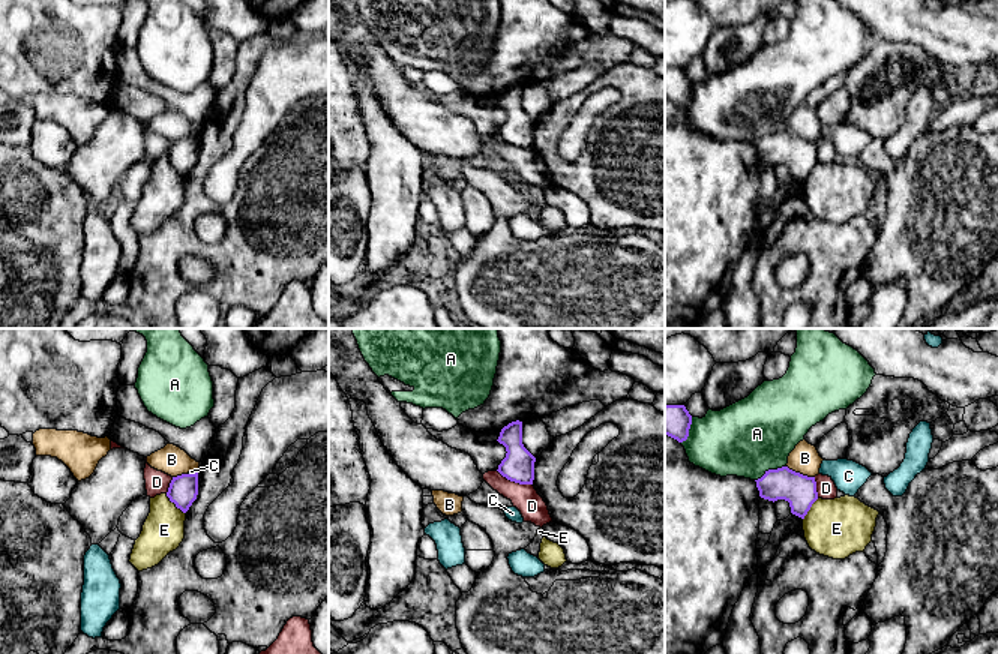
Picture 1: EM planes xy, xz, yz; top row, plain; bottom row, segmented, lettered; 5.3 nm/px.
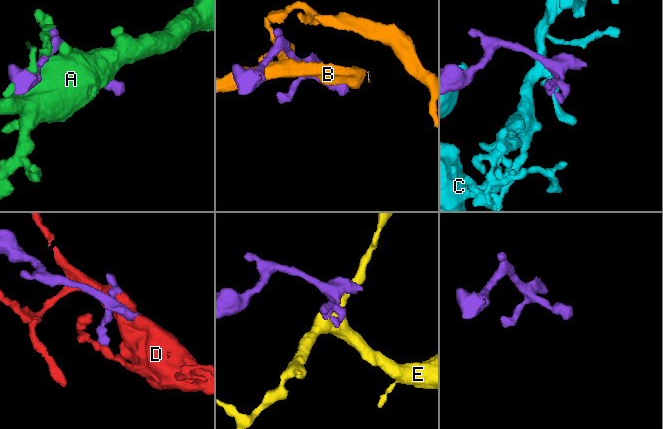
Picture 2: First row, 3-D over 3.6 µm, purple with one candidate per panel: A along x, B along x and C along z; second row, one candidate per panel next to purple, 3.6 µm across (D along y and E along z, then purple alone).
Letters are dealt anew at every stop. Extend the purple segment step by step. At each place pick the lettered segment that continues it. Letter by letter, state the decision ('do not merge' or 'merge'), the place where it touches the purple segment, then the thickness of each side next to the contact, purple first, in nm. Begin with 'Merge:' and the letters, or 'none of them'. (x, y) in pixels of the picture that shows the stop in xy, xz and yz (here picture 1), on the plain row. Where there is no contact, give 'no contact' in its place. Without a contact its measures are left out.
Merge: none of them
A: do not merge; contact yz (770, 134); calibres 180 and 400 nm
B: do not merge; contact yz (799, 137); calibres 180 and 160 nm
C: do not merge; contact xy (194, 137); calibres 160 and 20 nm
D: do not merge; contact xz (515, 146); calibres 170 and 140 nm
E: do not merge; contact xy (174, 167); calibres 160 and 220 nm

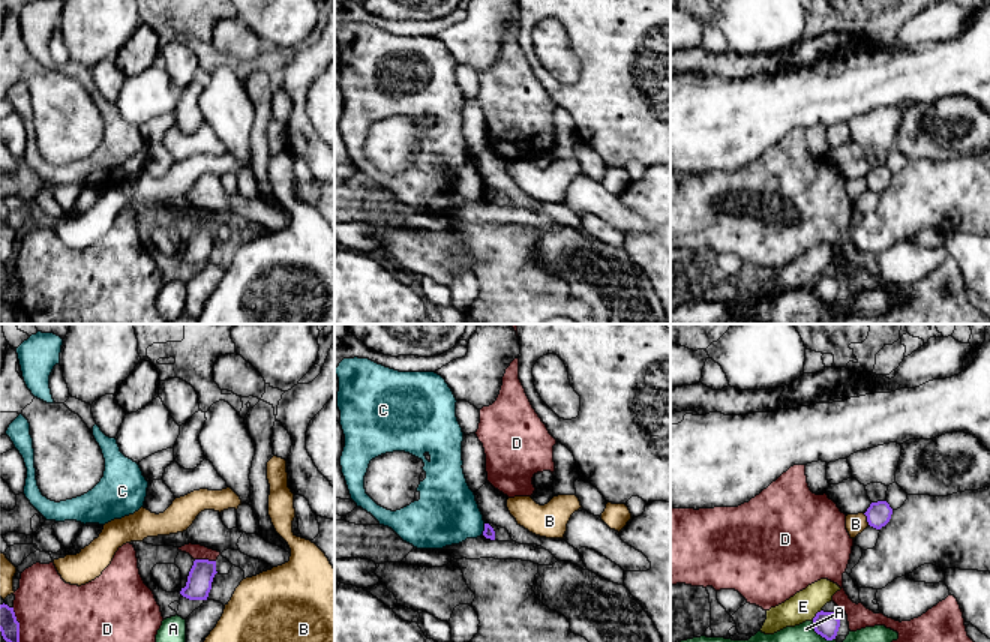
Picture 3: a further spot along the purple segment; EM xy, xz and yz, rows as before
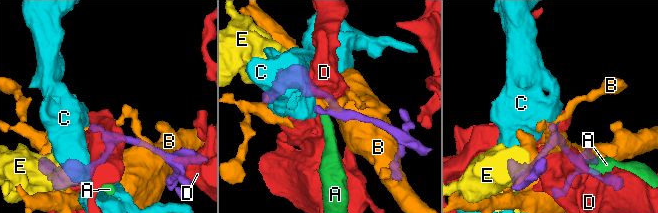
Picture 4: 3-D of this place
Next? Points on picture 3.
Merge: none of them
A: do not merge; contact yz (821, 299); calibres 130 and 320 nm
B: do not merge; contact yz (867, 183); calibres 130 and 110 nm
C: do not merge; contact xz (485, 194); calibres 60 and 340 nm
D: do not merge; contact xy (206, 224); calibres 140 and 80 nm
E: do not merge; contact yz (816, 279); calibres 130 and 160 nm

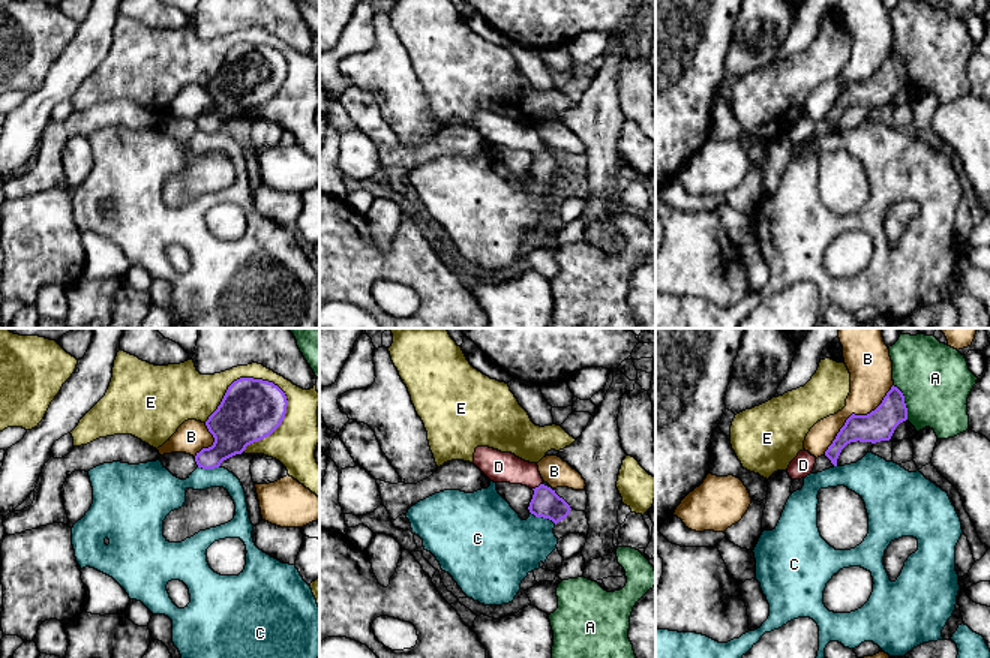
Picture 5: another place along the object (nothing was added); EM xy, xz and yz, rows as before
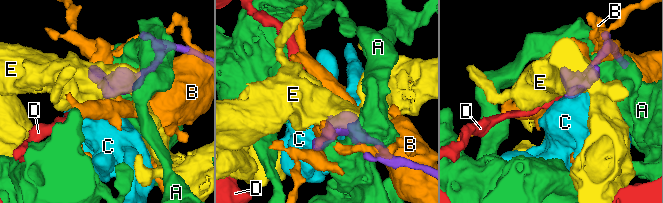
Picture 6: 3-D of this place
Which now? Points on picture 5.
Merge: D
A: do not merge; contact yz (903, 66); calibres 170 and 380 nm
B: do not merge; contact yz (854, 78); calibres 170 and 220 nm
C: do not merge; contact xz (543, 182); calibres 150 and 340 nm
D: merge; contact xz (536, 152); calibres 150 and 160 nm
E: do not merge; contact xy (242, 42); calibres 320 and 220 nm

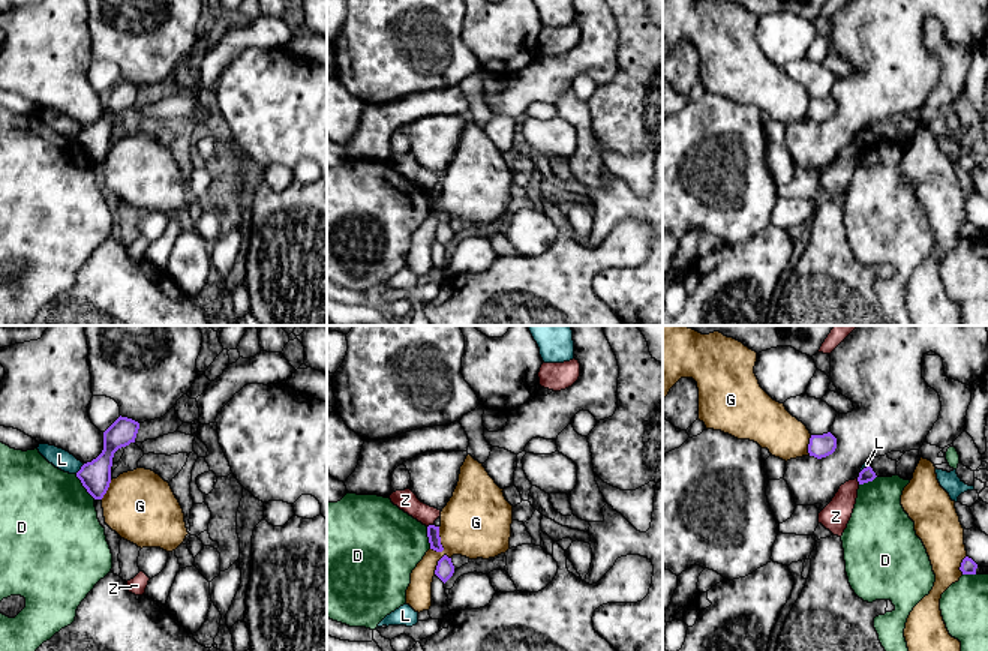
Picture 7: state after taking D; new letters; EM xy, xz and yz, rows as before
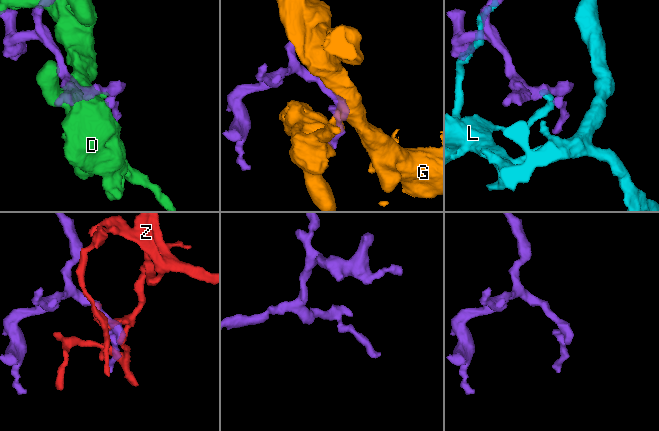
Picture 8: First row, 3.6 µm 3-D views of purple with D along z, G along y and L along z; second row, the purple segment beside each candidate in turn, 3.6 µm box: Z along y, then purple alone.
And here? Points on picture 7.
Merge: none of them
D: do not merge; contact xy (83, 149); calibres 160 and 500 nm
G: do not merge; contact xz (440, 204); calibres 60 and 380 nm
L: do not merge; contact xy (81, 132); calibres 160 and 110 nm
Z: do not merge; contact xz (429, 189); calibres 60 and 110 nm

